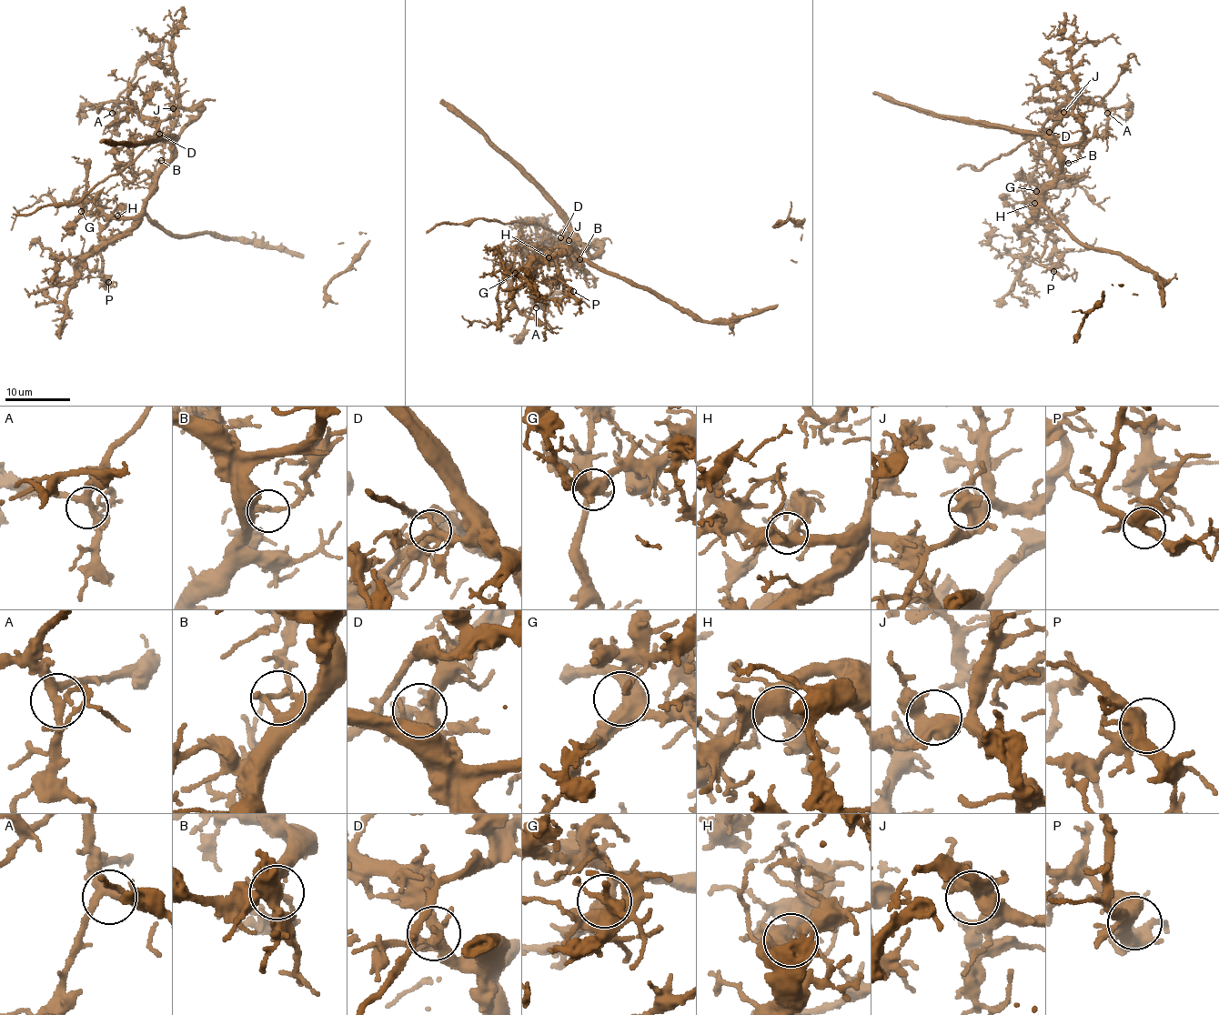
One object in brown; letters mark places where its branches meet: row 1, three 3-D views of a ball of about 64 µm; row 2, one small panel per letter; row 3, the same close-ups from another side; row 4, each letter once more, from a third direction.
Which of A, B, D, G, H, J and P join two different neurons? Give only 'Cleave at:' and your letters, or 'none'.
Cleave at: none

